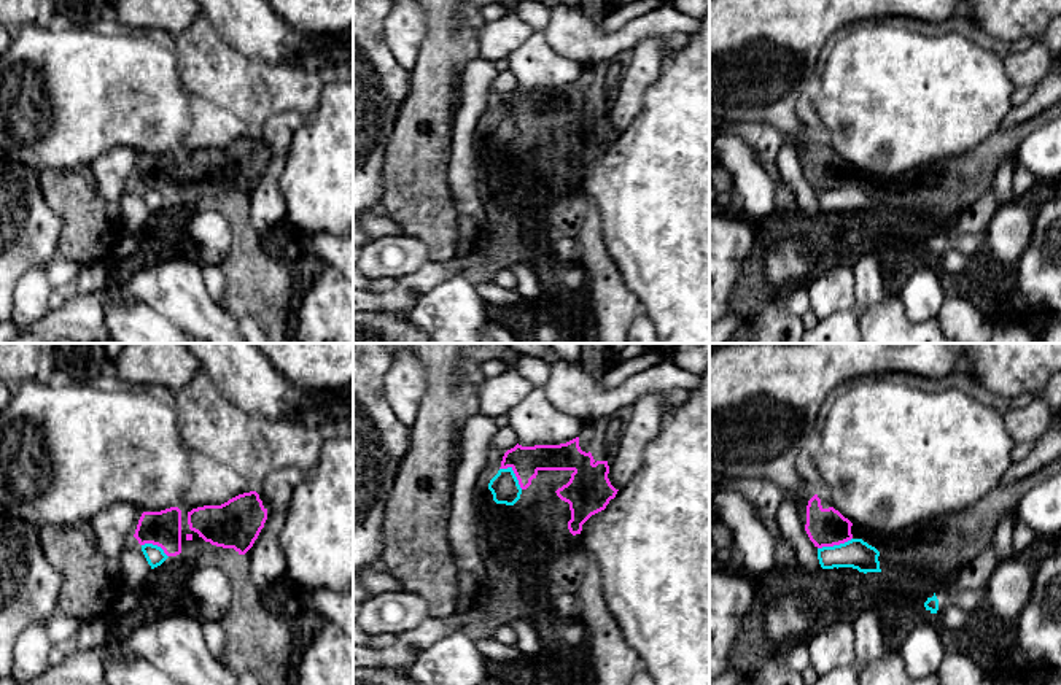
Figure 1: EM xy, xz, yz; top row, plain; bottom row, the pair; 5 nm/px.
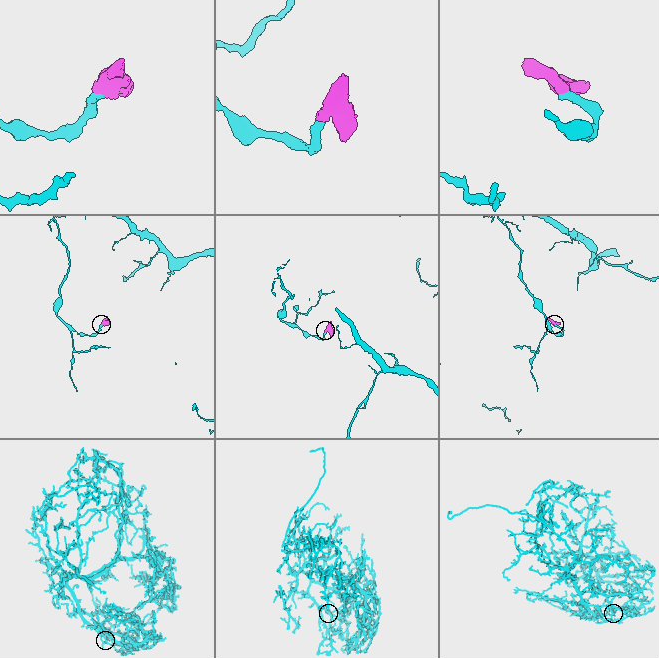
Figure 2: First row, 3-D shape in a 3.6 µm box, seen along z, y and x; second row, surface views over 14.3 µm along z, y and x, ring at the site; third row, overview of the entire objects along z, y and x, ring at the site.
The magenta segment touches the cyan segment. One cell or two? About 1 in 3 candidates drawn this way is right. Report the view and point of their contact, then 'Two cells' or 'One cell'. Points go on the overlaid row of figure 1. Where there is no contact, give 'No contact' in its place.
Touches magenta at yz (834, 544). Two cells

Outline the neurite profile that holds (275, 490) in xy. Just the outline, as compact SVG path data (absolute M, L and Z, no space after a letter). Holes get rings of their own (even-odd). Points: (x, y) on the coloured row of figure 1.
M299 467L277 469L267 474L258 485L256 491L267 510L285 510L291 502L294 488L309 475Z

